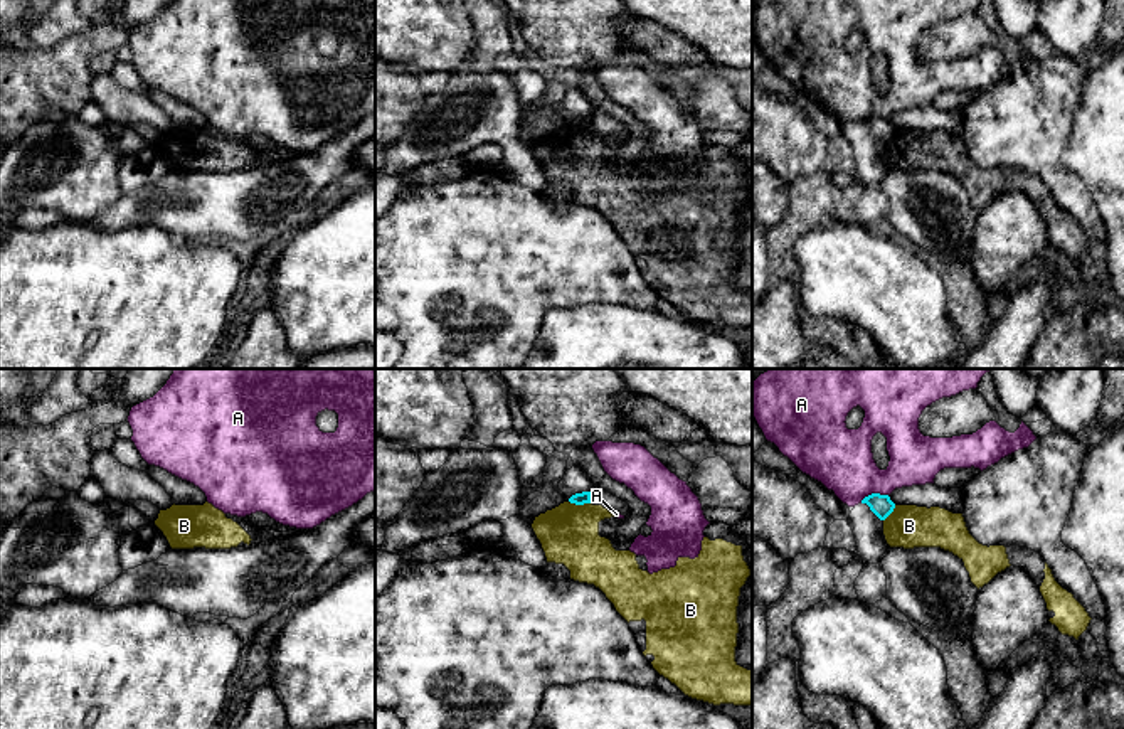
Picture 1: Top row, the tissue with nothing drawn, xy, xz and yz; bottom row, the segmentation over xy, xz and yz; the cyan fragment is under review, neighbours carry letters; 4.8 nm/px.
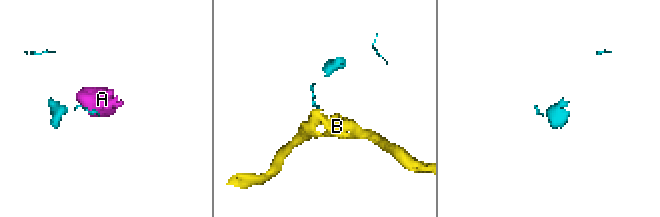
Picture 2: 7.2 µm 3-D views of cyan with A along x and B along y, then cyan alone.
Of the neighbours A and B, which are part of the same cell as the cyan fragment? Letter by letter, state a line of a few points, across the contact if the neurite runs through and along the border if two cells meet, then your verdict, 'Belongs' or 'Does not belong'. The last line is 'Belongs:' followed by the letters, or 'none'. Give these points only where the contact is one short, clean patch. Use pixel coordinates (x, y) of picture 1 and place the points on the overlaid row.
A: Line: yz (887, 494), (869, 494), (860, 502). Does not belong
B: Line: xz (569, 500), (589, 504). Does not belong
Belongs: none

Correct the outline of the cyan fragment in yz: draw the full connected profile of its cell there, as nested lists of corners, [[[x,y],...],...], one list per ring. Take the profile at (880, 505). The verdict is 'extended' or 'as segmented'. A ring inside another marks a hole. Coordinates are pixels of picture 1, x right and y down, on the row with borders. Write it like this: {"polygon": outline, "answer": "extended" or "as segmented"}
{"polygon": [[[872,493],[862,500],[870,510],[880,519],[885,520],[895,508],[895,503],[888,495]]], "answer": "as segmented"}

